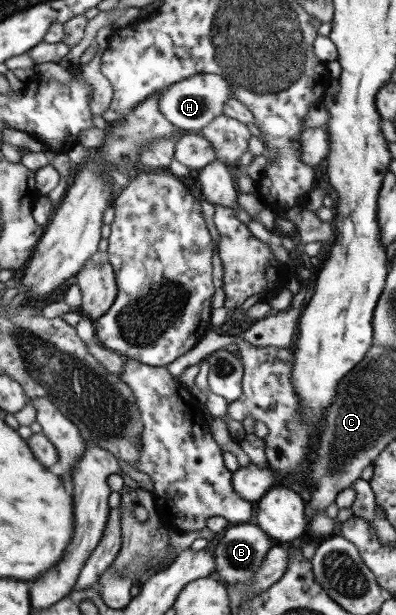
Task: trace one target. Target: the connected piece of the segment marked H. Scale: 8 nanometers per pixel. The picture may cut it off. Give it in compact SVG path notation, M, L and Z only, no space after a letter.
M197 74L170 85L157 100L157 111L170 125L182 132L202 129L214 117L222 115L223 105L232 99L230 88L224 79L213 74Z

